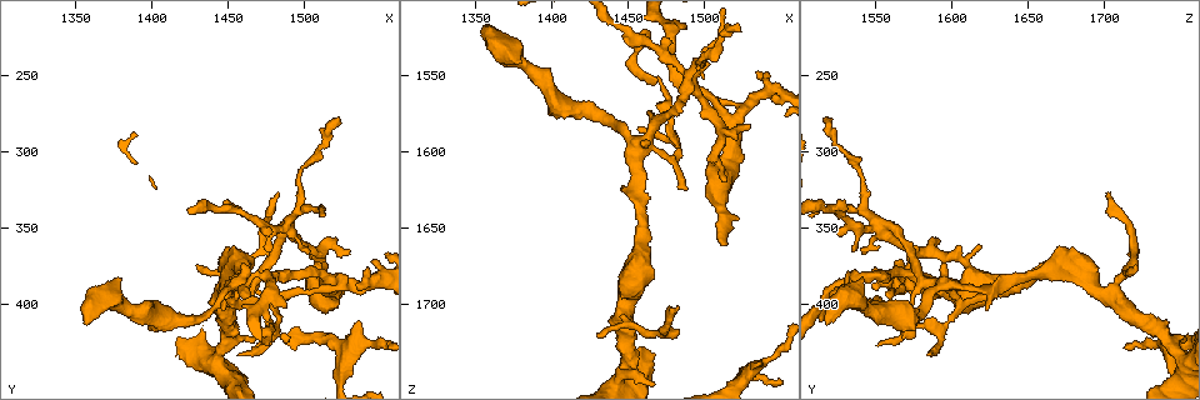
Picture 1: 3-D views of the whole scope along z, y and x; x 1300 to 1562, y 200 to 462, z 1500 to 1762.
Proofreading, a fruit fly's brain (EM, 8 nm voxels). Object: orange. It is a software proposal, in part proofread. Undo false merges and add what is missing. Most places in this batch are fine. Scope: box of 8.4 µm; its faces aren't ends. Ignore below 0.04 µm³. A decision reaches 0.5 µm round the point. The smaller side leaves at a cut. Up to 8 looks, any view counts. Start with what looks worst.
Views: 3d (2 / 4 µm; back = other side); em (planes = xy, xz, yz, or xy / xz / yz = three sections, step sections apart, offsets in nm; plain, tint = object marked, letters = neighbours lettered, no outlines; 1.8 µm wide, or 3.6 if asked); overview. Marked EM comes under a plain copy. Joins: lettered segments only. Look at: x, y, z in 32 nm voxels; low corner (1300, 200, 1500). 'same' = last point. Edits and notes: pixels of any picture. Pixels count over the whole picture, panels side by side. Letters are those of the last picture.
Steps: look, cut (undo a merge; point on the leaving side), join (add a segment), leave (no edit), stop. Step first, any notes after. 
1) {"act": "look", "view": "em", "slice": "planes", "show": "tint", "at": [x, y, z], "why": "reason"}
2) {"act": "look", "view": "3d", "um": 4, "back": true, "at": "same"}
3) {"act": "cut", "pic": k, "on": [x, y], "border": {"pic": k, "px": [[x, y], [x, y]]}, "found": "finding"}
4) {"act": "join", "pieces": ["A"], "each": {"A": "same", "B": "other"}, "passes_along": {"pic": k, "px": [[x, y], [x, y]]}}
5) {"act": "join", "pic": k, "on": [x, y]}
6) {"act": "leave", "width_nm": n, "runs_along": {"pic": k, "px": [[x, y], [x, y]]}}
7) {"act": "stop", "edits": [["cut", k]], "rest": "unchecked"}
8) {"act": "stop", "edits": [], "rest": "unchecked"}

{"act": "look", "view": "em", "slice": "planes", "show": "letters", "at": [1490, 348, 1562], "why": "four arms meet"}

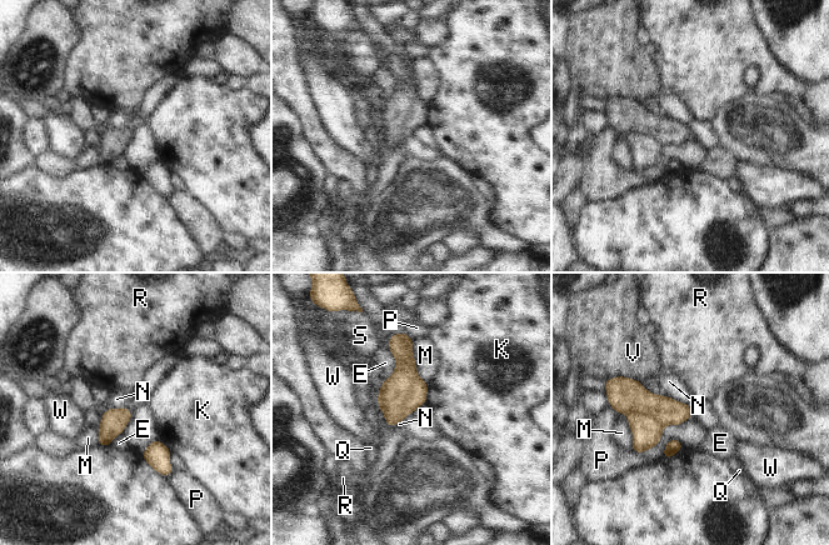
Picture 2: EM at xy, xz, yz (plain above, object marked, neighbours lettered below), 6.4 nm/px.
{"act": "cut", "pic": 2, "on": [647, 431], "width_nm": 160, "each": {"E": "other", "K": "other", "M": "other", "N": "other", "P": "other", "Q": "other", "R": "other", "S": "other", "V": "other", "W": "other"}, "found": "a second neuron is stuck on"}

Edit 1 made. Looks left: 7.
{"act": "look", "view": "overview", "why": "see it whole again"}

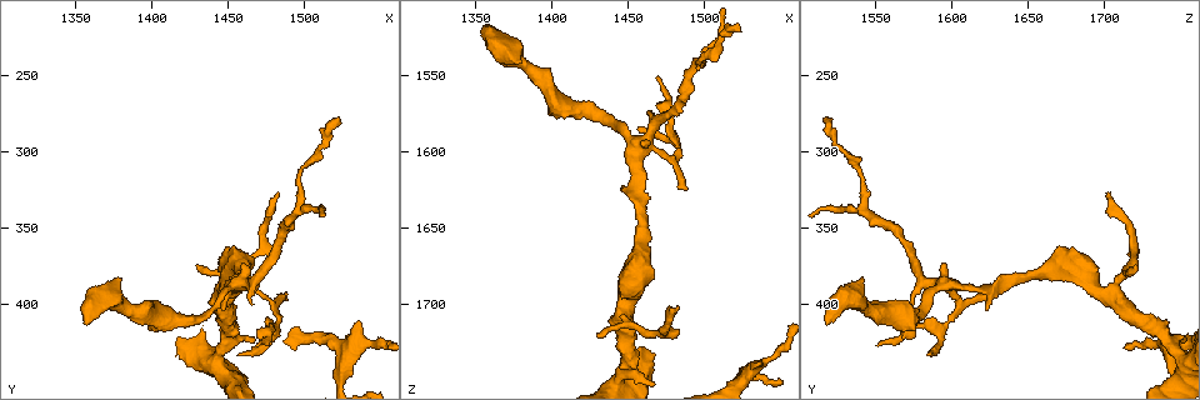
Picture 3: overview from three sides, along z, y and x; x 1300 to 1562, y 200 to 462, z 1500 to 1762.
{"act": "look", "view": "3d", "um": 2, "at": [1536, 410, 1736], "why": "an open end"}

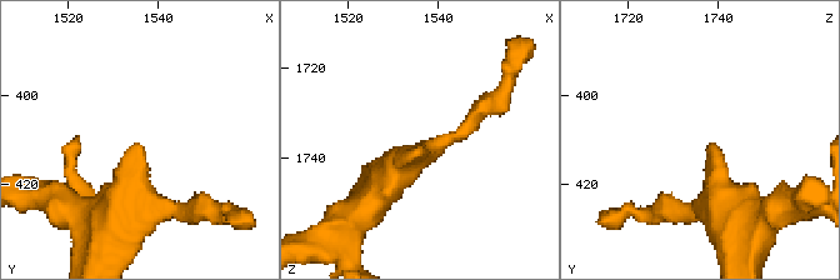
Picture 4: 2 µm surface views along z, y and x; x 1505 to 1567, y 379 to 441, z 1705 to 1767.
{"act": "look", "view": "em", "slice": "planes", "show": "letters", "at": [1536, 411, 1738], "why": "now the EM"}

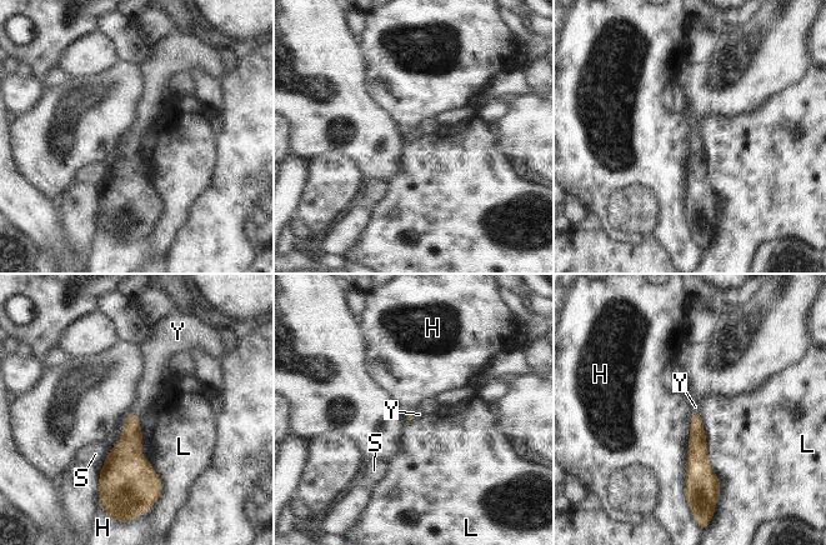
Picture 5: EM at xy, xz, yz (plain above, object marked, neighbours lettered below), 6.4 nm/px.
{"act": "join", "pieces": ["Y"], "longest_contact_nm": ["L", 550], "each": {"H": "other", "L": "other", "S": "other", "Y": "same"}, "passes_along": {"pic": 5, "px": [[126, 451], [134, 414], [149, 388]]}, "found": "the neuron continues"}

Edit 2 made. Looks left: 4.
{"act": "look", "view": "overview"}

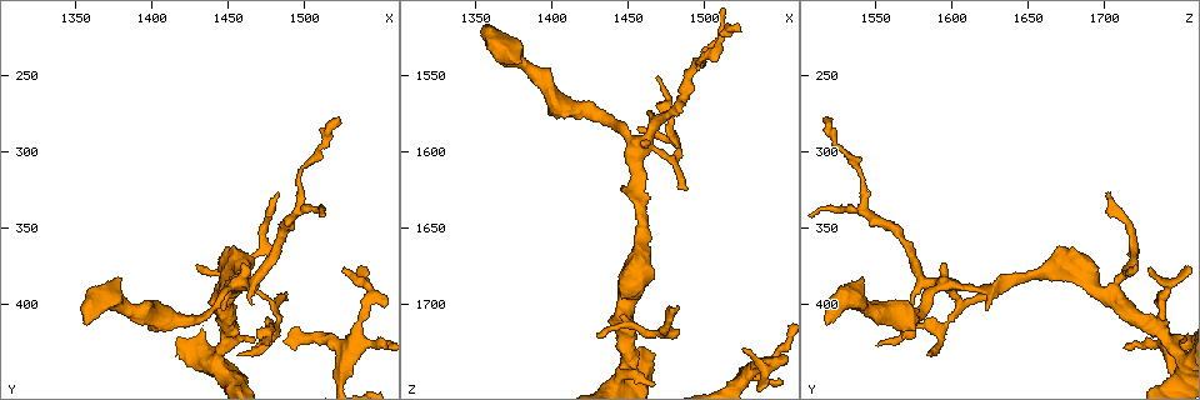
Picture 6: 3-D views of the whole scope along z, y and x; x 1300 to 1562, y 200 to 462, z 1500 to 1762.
{"act": "look", "view": "em", "slice": "planes", "show": "letters", "at": [1458, 386, 1596]}

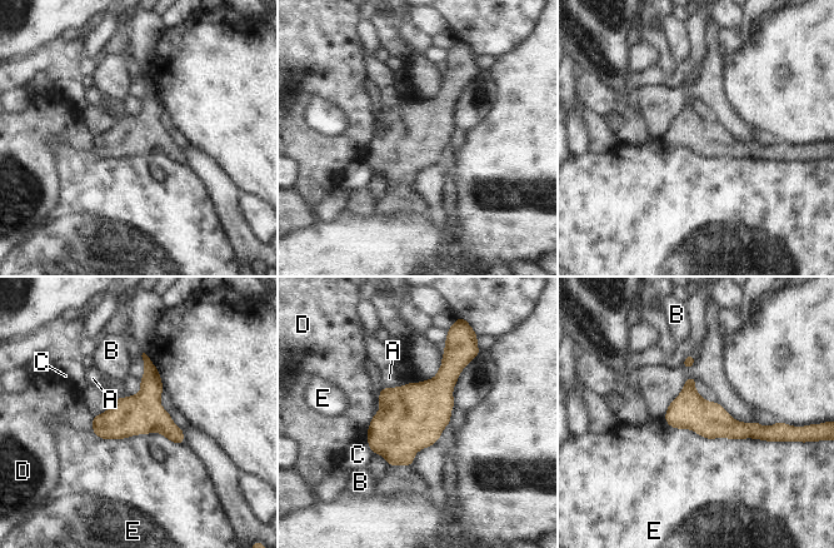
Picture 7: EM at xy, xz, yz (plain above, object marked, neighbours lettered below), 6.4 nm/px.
{"act": "leave", "longest_contact_nm": ["E", 800], "each": {"A": "other", "B": "other", "C": "other", "D": "other", "E": "other"}, "runs_along": {"pic": 7, "px": [[668, 416], [772, 431]]}, "found": "all the same neuron"}

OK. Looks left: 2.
{"act": "stop", "edits": [["cut", 2], ["join", 5]], "rest": "unchecked"}

